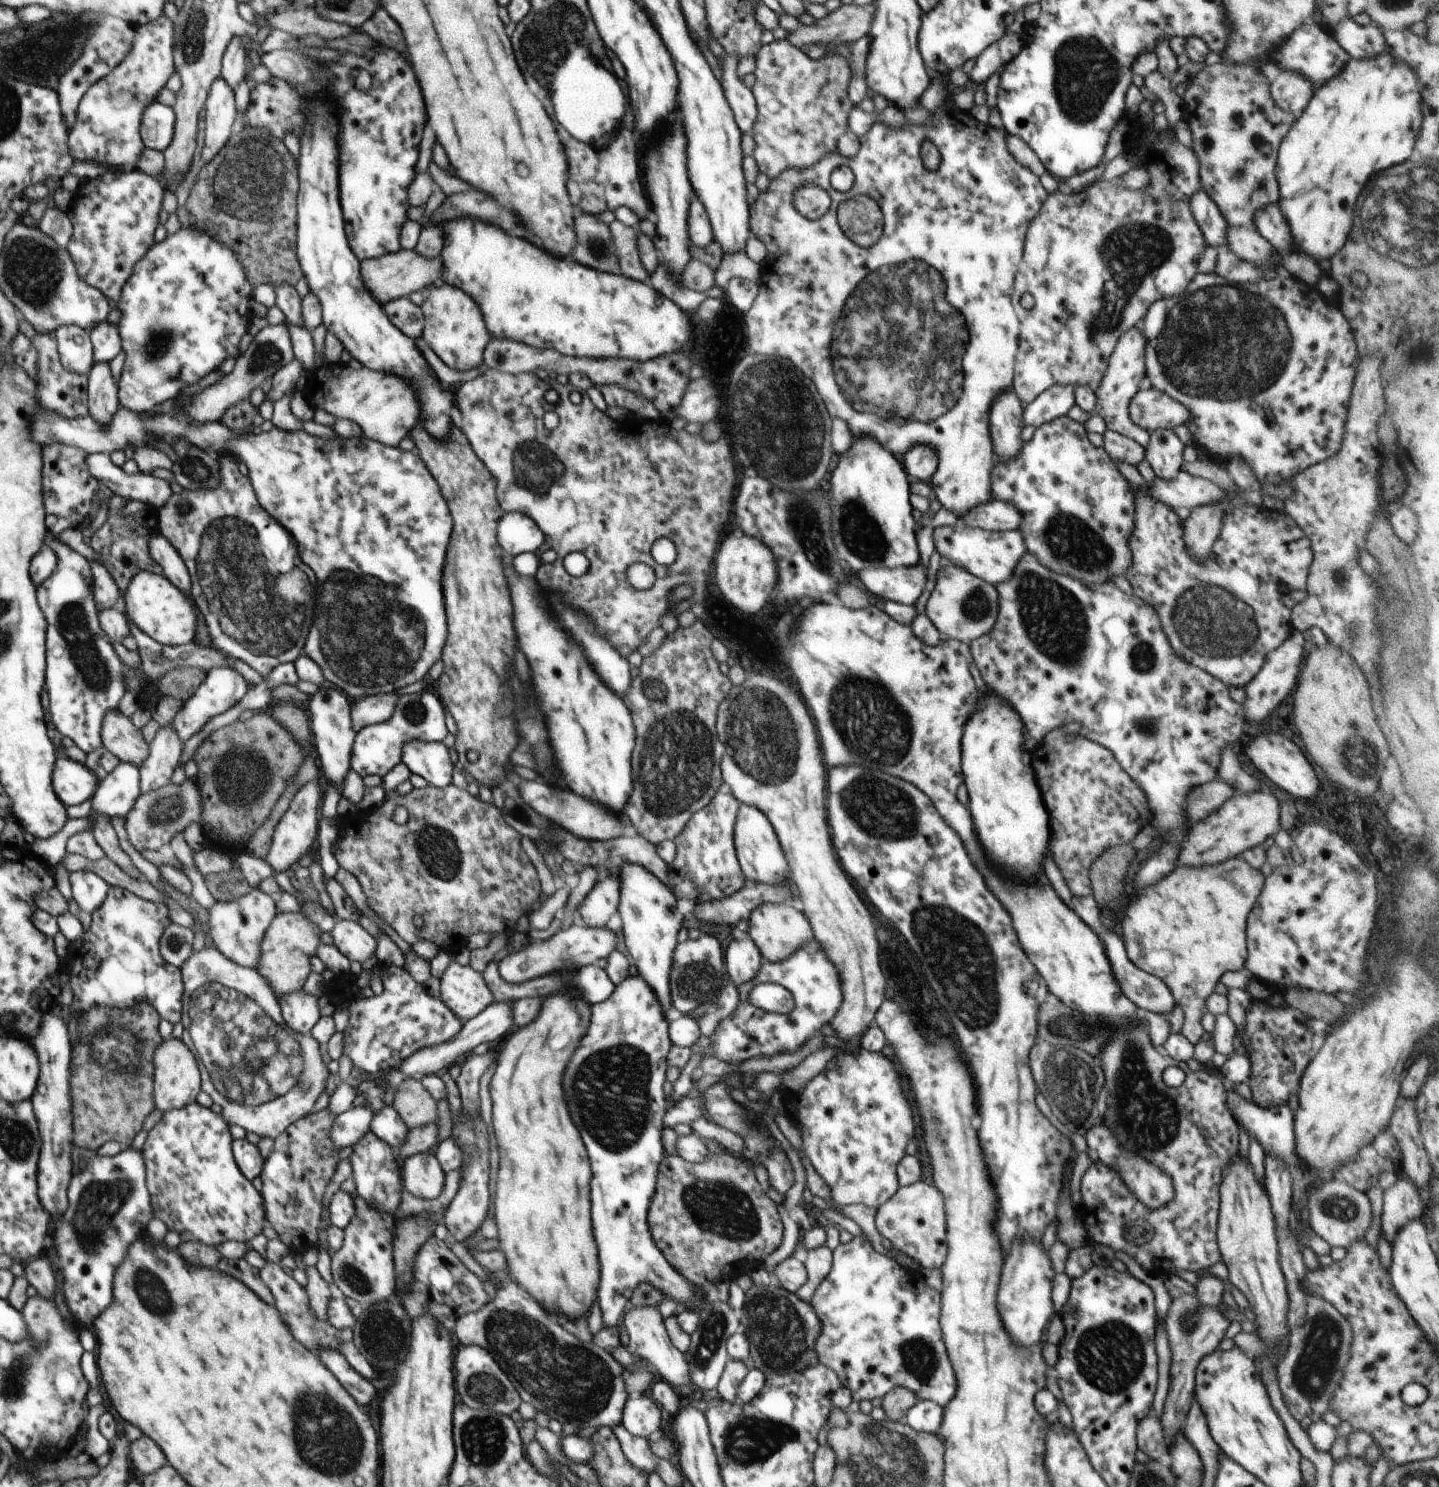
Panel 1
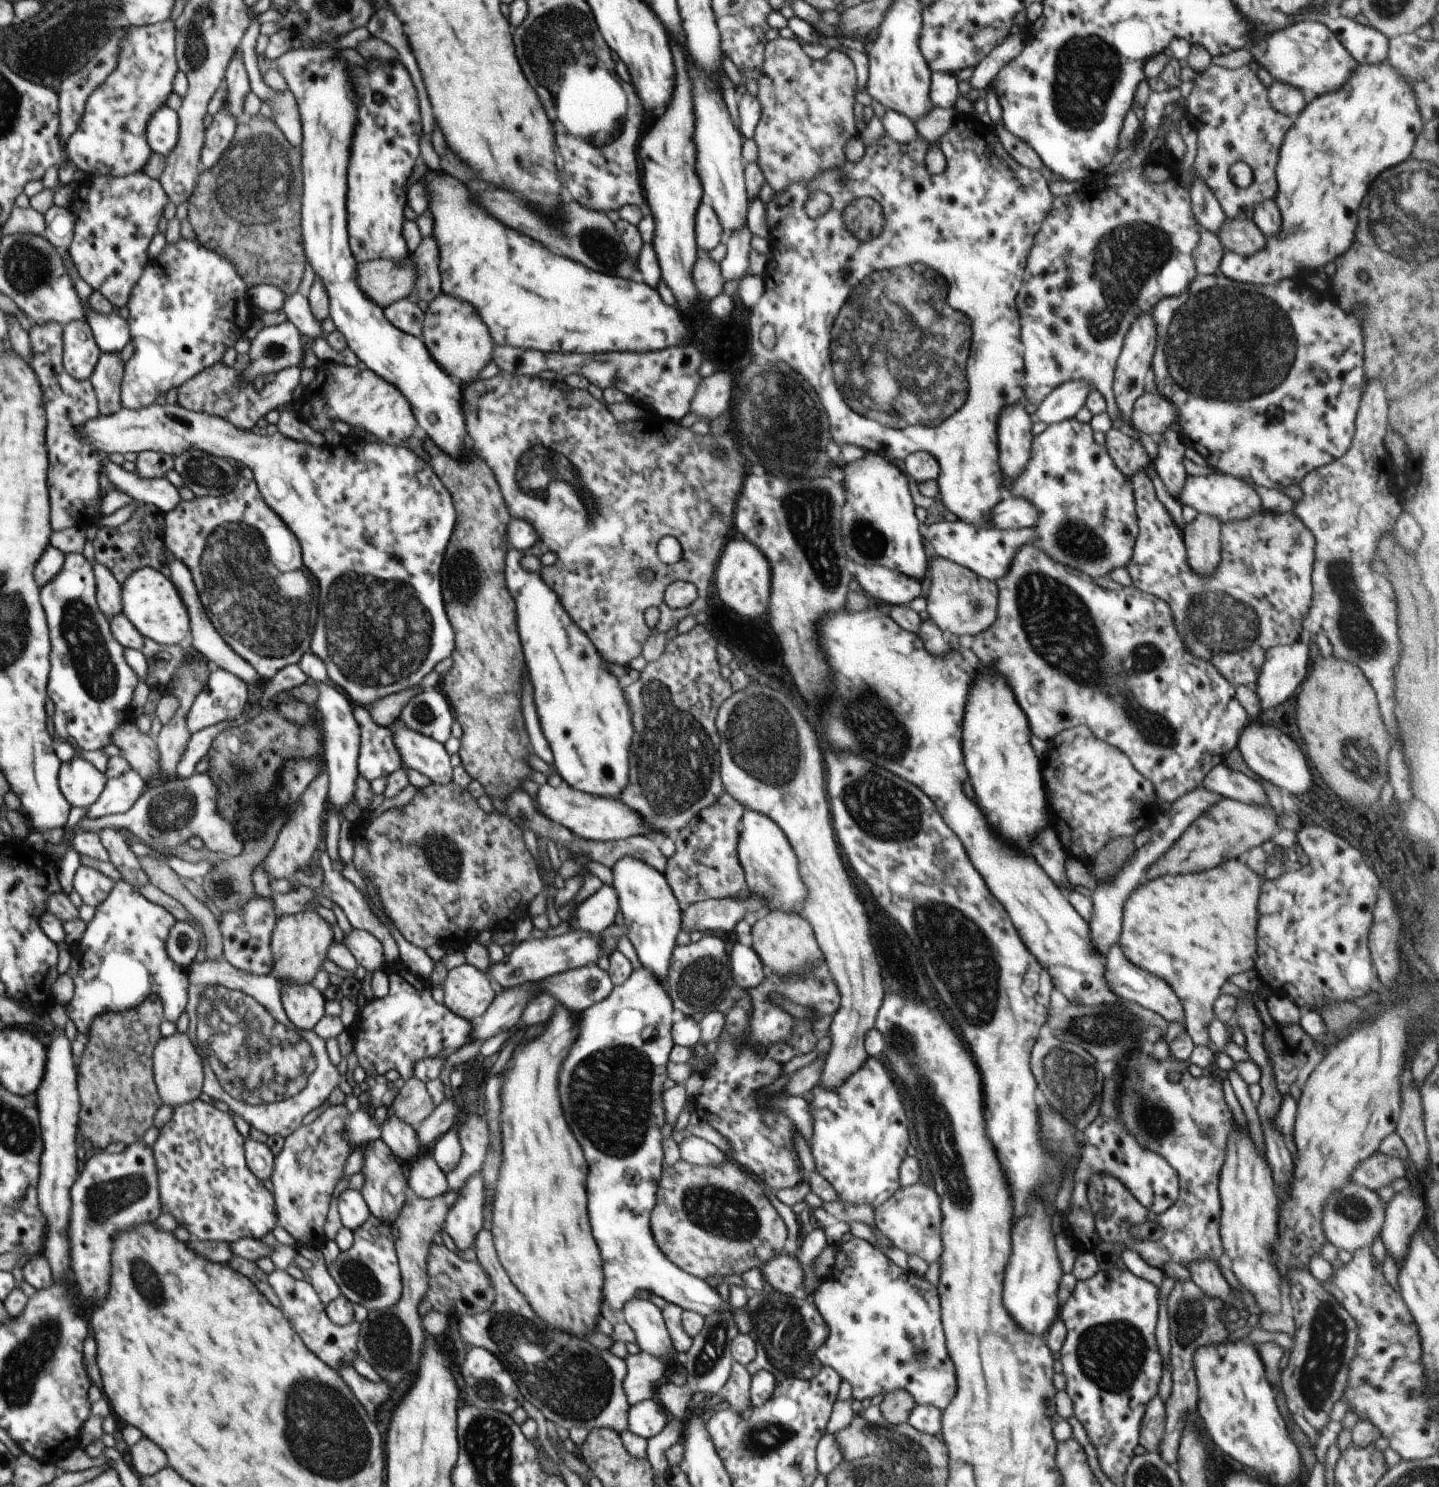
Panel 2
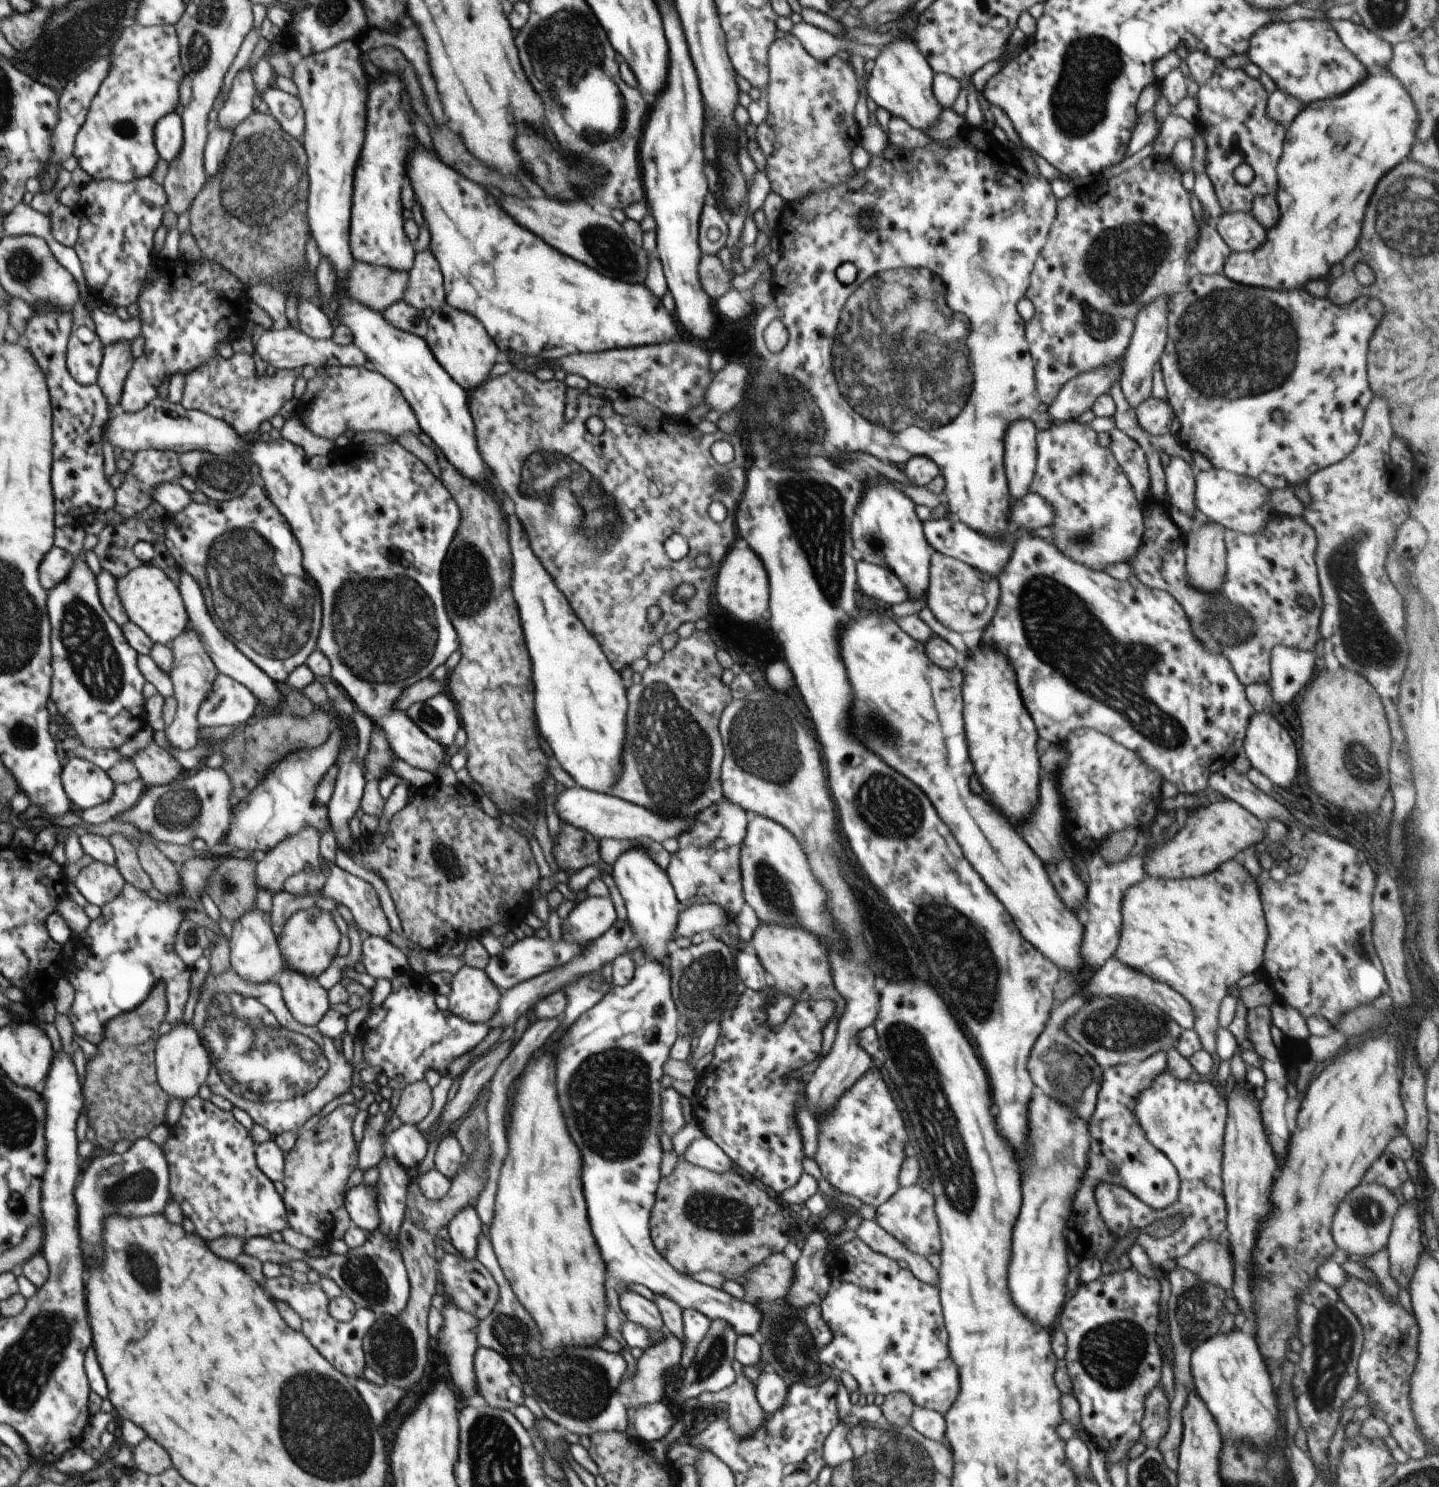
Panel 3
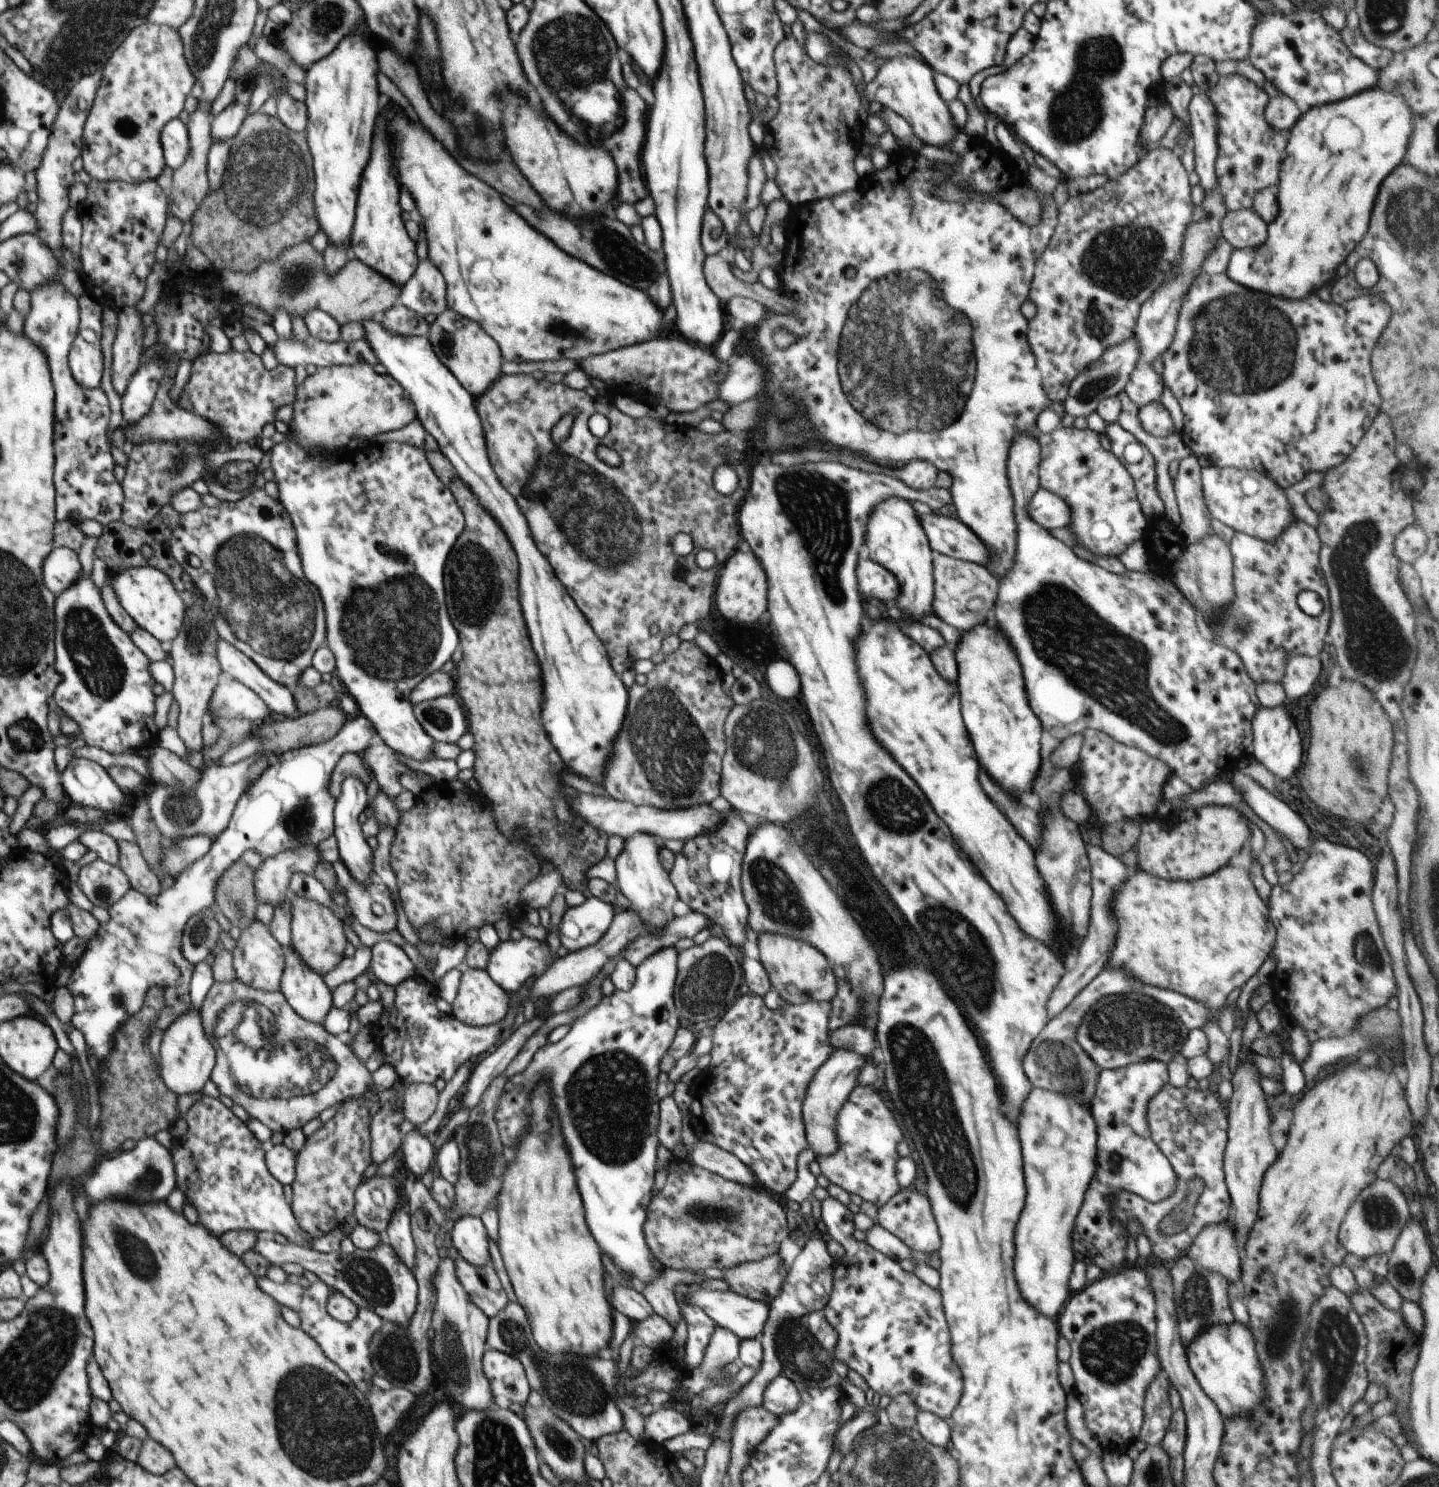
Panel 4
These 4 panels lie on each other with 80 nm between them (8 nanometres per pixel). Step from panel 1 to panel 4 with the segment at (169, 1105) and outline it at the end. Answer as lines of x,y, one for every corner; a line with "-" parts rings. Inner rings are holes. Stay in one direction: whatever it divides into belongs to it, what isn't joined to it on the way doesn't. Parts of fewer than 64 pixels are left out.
188,1010
165,1029
160,1044
160,1076
170,1092
177,1095
194,1094
204,1088
214,1067
214,1048
202,1027
199,1010

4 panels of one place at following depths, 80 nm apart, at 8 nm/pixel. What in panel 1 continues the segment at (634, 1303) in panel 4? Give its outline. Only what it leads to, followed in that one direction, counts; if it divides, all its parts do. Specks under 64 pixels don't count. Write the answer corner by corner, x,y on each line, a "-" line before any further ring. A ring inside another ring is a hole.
632,1308
630,1312
624,1314
624,1326
630,1339
630,1344
626,1350
630,1354
640,1356
655,1373
656,1379
666,1382
675,1391
678,1387
692,1384
689,1366
686,1363
685,1354
679,1352
668,1337
664,1320
657,1308

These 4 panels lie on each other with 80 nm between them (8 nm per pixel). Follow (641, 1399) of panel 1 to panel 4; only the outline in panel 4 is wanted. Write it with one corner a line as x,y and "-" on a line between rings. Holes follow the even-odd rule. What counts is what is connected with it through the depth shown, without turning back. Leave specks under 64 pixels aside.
672,1408
655,1409
644,1417
643,1438
650,1443
664,1443
666,1440
686,1434
693,1429
693,1421
687,1420

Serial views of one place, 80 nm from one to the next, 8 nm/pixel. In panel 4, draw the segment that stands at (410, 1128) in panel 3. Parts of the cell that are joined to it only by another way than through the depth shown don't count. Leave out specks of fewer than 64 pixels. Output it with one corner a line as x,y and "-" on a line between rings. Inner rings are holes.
417,1129
411,1130
402,1134
398,1150
402,1150
402,1164
410,1175
420,1178
430,1170
435,1155
432,1137
420,1134

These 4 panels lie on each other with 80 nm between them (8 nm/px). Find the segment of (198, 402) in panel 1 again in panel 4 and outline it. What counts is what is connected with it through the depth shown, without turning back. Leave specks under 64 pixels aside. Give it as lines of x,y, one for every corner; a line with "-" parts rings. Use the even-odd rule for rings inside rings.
311,337
306,340
297,340
292,338
278,338
275,345
268,344
278,364
288,366
288,368
296,368
298,364
302,366
313,364
318,367
332,367
335,365
358,364
358,362
366,362
371,365
379,364
376,354
370,350
370,344
364,342
364,339
356,340
351,344
346,342
323,342

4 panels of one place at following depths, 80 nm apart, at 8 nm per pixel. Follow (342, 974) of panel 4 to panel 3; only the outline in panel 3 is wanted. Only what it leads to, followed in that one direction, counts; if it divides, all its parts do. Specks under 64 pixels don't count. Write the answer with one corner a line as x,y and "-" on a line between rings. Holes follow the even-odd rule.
350,924
347,926
348,938
350,940
349,954
347,956
337,955
334,957
332,964
317,978
318,983
327,991
335,984
338,984
341,978
343,978
343,968
349,967
355,970
355,963
362,960
362,935
357,931
355,926

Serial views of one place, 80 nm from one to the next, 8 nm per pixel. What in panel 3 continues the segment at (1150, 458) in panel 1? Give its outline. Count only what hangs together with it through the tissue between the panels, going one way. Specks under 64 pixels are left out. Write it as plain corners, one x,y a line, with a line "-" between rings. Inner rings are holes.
1172,457
1164,469
1170,504
1182,510
1191,519
1198,512
1195,495
1195,478
1192,466
1181,457

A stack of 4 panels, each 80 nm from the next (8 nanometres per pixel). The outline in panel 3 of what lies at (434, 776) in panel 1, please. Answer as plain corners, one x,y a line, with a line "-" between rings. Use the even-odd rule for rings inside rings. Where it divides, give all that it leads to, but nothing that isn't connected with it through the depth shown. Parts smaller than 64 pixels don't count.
159,396
142,411
122,412
107,421
105,434
112,447
122,451
135,453
155,448
170,449
179,454
194,450
217,455
240,453
257,464
266,485
266,496
289,520
304,556
304,570
322,592
324,610
317,648
330,659
330,680
353,702
358,712
374,720
376,726
384,730
396,757
414,768
430,772
443,786
458,784
454,770
444,764
448,757
444,746
424,734
408,718
406,711
394,708
394,702
406,688
431,676
440,664
445,664
459,650
456,629
444,608
440,574
450,543
457,535
461,512
444,483
434,477
420,458
397,442
384,445
350,443
347,447
334,446
328,456
311,457
301,446
282,437
270,442
259,439
246,444
223,420
202,411
185,409
180,403
172,403

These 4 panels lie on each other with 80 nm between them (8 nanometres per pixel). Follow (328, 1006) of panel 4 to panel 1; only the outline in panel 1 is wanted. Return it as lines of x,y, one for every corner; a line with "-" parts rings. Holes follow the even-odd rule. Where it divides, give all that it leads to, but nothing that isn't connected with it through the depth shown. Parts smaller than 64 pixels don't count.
292,992
279,998
280,1010
285,1028
293,1035
311,1033
314,1024
321,1018
318,998
304,992

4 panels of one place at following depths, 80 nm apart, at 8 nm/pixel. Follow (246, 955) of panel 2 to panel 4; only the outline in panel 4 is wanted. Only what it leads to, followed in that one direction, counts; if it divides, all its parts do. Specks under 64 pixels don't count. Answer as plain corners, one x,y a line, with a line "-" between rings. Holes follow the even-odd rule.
254,918
246,930
240,930
240,937
236,940
233,951
233,968
237,980
246,986
265,992
279,992
280,978
285,966
286,949
270,935
269,926
264,926

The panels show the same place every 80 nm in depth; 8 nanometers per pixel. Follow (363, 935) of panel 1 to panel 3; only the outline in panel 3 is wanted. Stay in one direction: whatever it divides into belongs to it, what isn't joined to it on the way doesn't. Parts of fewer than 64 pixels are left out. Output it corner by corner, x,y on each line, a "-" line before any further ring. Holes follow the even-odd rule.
374,934
362,939
362,960
364,968
376,979
392,980
402,971
409,972
410,964
406,954
394,946
390,940
384,940

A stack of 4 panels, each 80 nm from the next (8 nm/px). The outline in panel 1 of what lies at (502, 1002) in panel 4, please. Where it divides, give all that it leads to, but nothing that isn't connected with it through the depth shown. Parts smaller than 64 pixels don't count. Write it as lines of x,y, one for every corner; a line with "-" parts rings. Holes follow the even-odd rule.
452,960
440,982
440,999
460,1022
466,1023
492,1003
483,974
470,966

